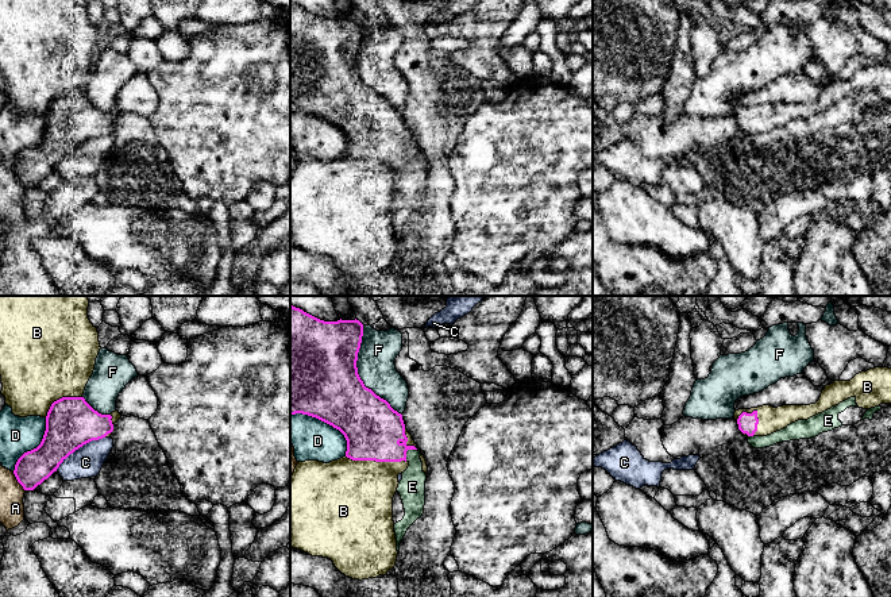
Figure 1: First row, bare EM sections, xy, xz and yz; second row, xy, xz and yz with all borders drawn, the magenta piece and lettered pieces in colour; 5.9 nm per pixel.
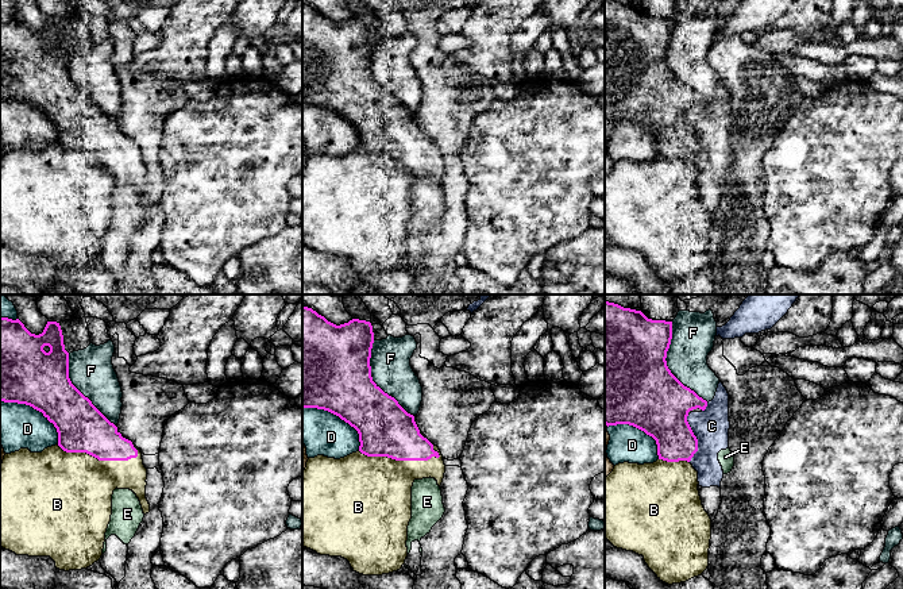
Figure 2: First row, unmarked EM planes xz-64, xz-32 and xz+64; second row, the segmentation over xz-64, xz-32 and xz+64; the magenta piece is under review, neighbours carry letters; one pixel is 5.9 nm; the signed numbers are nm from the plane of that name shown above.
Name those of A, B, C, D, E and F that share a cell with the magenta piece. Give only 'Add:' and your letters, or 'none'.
Add: B

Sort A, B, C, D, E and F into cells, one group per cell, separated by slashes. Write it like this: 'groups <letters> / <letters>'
groups A / B / C E / D / F

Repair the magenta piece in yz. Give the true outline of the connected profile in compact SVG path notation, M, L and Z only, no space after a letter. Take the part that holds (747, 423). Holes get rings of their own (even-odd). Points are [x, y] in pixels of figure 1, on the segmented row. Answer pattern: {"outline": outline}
{"outline": "M875 367L856 374L850 381L826 385L819 400L810 405L763 405L734 412L734 420L744 436L767 436L798 420L807 420L840 403L855 397L859 408L871 409L891 404L891 369Z"}

